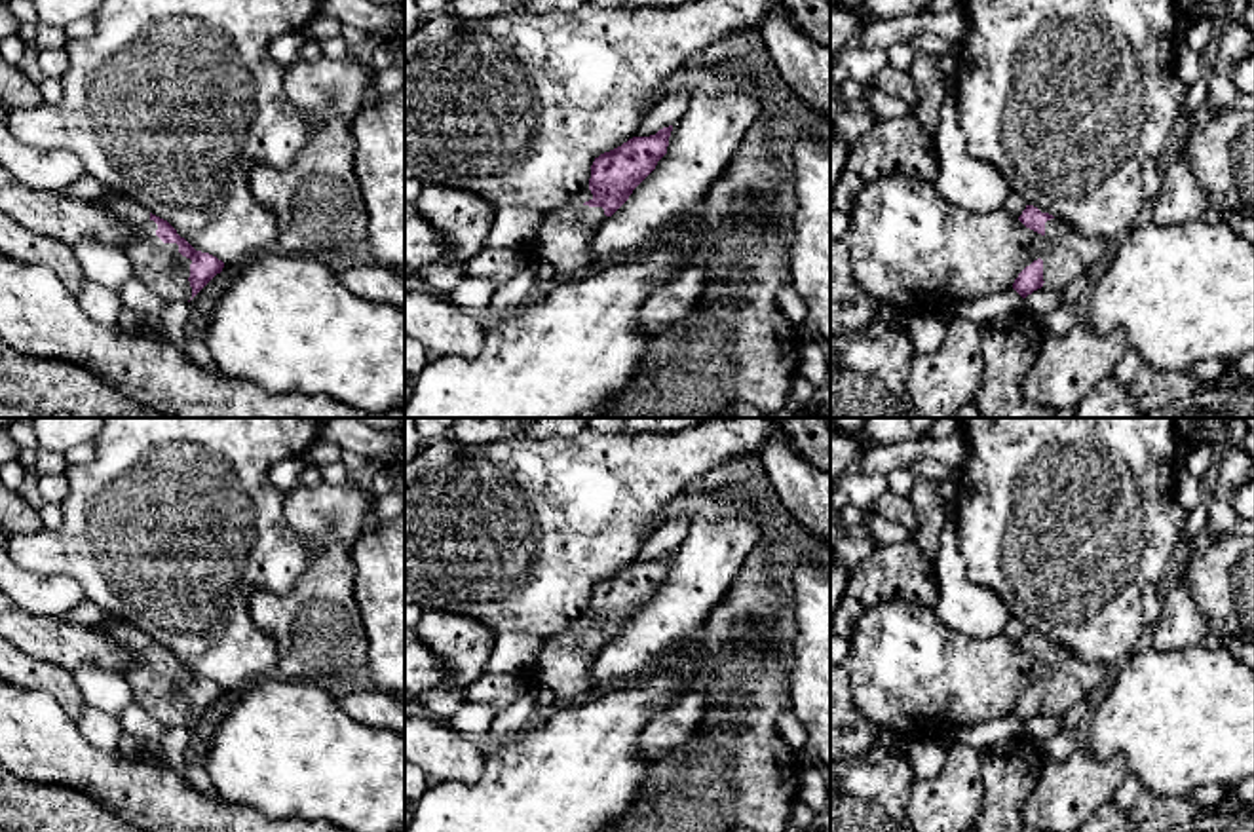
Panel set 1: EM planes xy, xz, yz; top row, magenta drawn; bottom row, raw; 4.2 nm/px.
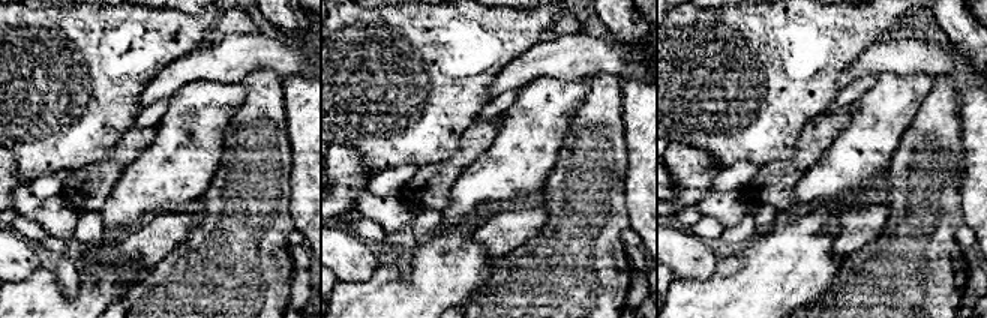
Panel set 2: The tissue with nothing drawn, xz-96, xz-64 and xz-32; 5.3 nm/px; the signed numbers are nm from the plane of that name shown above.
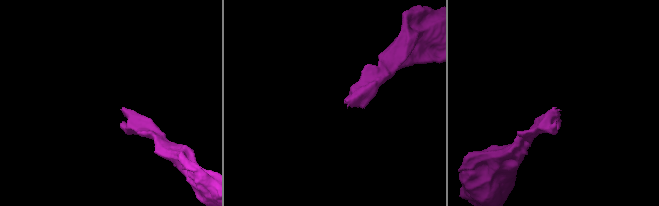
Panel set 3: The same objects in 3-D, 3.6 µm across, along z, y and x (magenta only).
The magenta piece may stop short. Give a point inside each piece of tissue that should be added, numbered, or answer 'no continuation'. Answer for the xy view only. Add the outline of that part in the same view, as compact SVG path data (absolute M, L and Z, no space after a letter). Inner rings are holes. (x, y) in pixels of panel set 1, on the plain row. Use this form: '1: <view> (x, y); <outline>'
1: xy (154, 688); M108 619L99 625L112 640L135 652L142 663L125 674L131 686L133 701L146 709L165 728L192 724L192 712L180 710L175 701L179 695L190 703L192 686L179 678L177 669L163 669L158 661L158 650L148 634L122 619Z

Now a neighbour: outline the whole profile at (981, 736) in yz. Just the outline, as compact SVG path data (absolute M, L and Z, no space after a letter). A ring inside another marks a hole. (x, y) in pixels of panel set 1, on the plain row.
M1011 712L994 720L961 726L950 733L950 741L967 743L977 750L990 748L1009 737L1024 733L1024 724Z

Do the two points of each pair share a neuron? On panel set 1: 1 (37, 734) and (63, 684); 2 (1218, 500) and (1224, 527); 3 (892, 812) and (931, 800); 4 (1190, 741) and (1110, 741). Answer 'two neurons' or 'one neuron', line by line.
1: two neurons
2: one neuron
3: two neurons
4: one neuron

